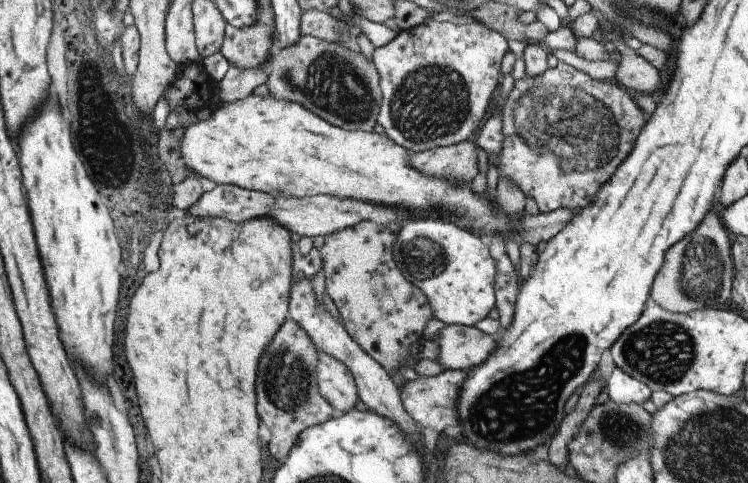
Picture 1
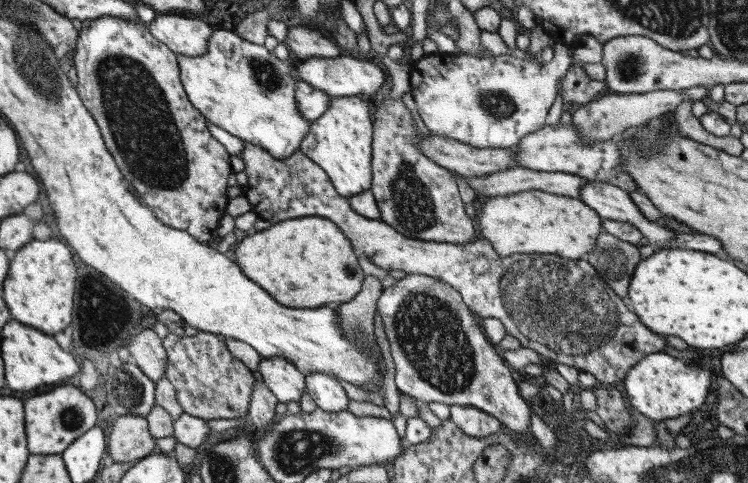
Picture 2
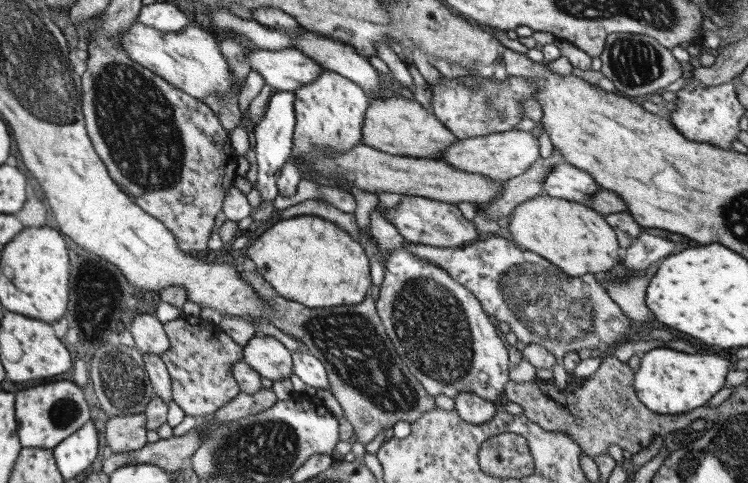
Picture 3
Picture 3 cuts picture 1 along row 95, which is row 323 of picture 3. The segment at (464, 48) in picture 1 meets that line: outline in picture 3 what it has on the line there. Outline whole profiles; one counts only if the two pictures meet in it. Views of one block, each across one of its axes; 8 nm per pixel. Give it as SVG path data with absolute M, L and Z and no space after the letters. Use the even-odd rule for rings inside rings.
M404 245L391 250L385 259L384 280L375 306L388 338L407 369L433 397L444 394L454 398L460 392L472 392L492 402L496 402L497 398L500 400L500 394L504 394L506 383L510 380L508 373L512 363L508 359L508 345L480 301L440 265L418 259Z

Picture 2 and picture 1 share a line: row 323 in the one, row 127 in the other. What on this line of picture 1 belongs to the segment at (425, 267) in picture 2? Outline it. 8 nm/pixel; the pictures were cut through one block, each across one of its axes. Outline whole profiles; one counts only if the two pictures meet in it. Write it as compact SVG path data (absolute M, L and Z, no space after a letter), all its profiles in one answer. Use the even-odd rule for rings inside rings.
M559 62L556 68L548 67L548 70L542 76L530 78L530 76L525 75L522 80L514 81L514 86L505 100L506 102L502 104L502 134L504 134L504 140L502 140L502 150L500 150L498 158L496 158L496 168L498 168L499 178L514 180L514 184L524 192L525 198L532 198L536 202L541 213L549 213L560 208L570 208L572 210L584 208L590 202L592 194L604 182L610 180L610 176L614 174L614 170L630 154L640 128L646 124L646 118L640 112L640 108L636 106L635 100L624 88L620 88L618 83L615 81L602 82L601 80L594 80L589 74L563 62Z

